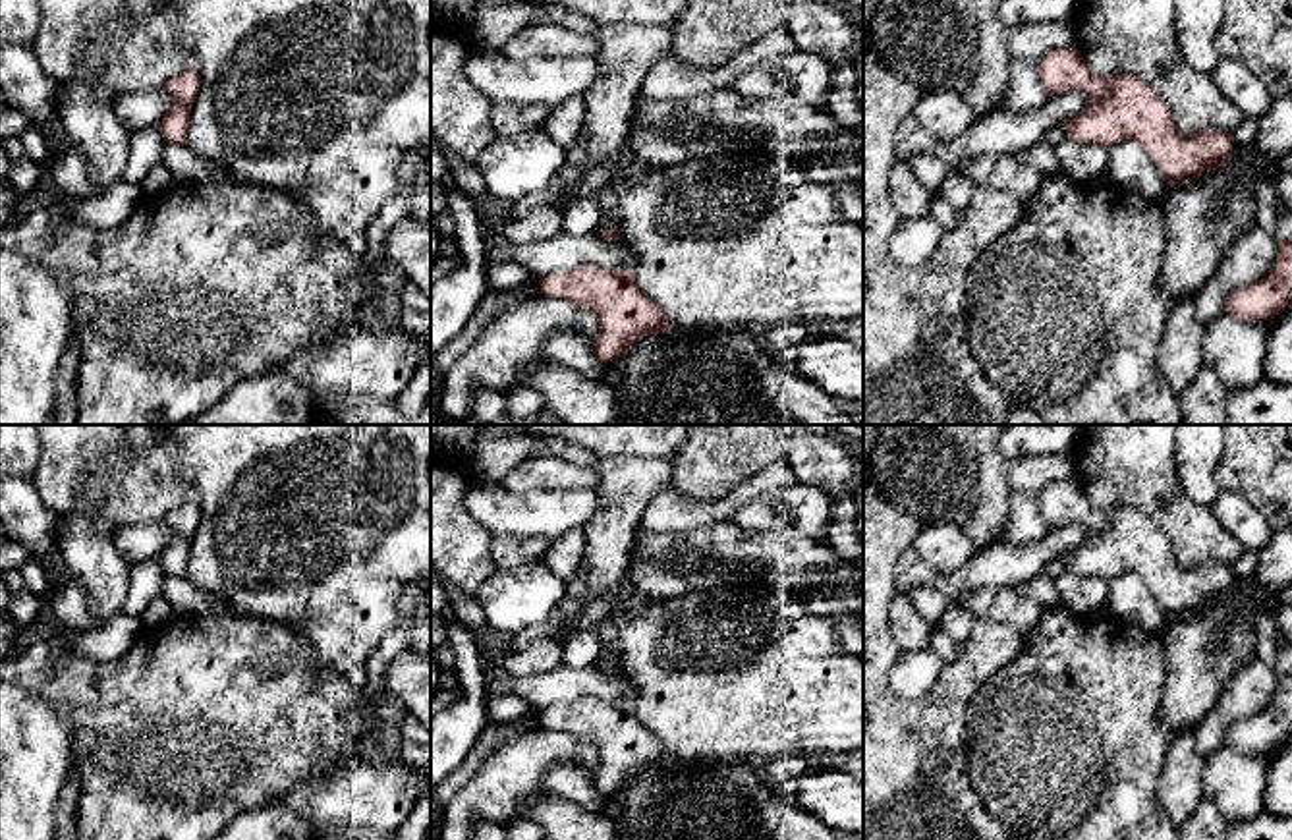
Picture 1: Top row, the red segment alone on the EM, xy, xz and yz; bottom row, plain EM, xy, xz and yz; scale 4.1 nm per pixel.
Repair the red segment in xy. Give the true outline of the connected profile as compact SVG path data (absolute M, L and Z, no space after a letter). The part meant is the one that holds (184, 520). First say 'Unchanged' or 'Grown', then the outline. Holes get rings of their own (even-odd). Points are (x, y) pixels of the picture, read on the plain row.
Unchanged. M183 502L162 519L170 525L172 539L156 556L156 562L166 575L185 577L189 570L189 546L201 521L201 510L195 502Z

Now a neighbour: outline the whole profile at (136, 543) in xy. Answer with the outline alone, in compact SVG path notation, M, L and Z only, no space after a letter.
M164 519L139 525L124 525L114 533L114 546L129 568L156 558L172 539Z

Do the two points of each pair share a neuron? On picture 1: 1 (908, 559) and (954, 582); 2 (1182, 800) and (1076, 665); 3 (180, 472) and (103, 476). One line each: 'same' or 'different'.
1: same
2: different
3: different

